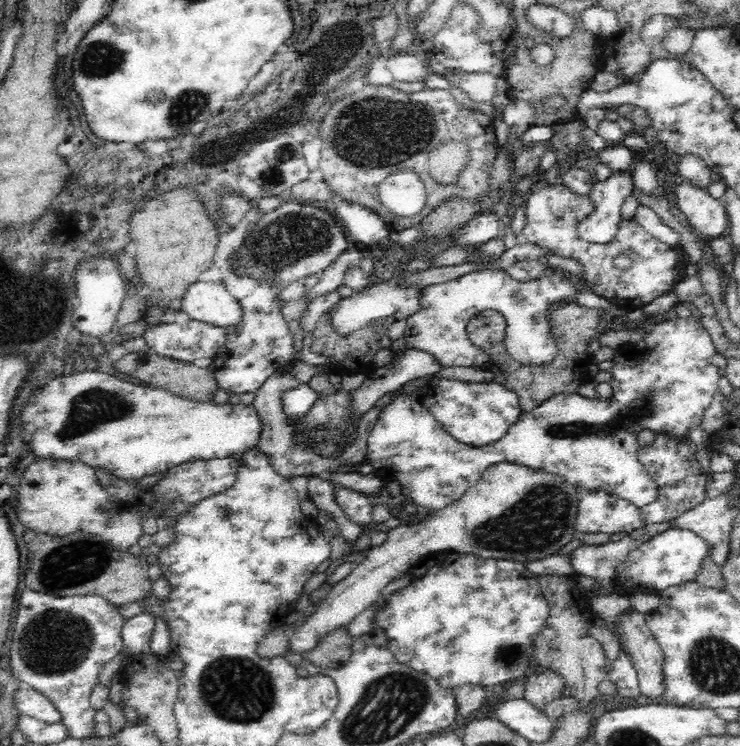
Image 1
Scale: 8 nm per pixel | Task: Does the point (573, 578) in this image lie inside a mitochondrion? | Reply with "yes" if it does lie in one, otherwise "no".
no

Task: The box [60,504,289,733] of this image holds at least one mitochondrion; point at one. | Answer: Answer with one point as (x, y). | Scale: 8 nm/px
(234, 688)

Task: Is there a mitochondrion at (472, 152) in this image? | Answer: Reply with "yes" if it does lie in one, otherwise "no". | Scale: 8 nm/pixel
no

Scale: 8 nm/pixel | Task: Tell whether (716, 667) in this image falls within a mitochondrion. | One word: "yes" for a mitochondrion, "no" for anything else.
yes

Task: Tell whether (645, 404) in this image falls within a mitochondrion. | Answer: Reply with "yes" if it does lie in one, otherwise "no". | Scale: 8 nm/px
yes

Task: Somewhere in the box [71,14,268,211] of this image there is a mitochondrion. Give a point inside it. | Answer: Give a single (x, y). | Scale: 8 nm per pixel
(102, 58)

